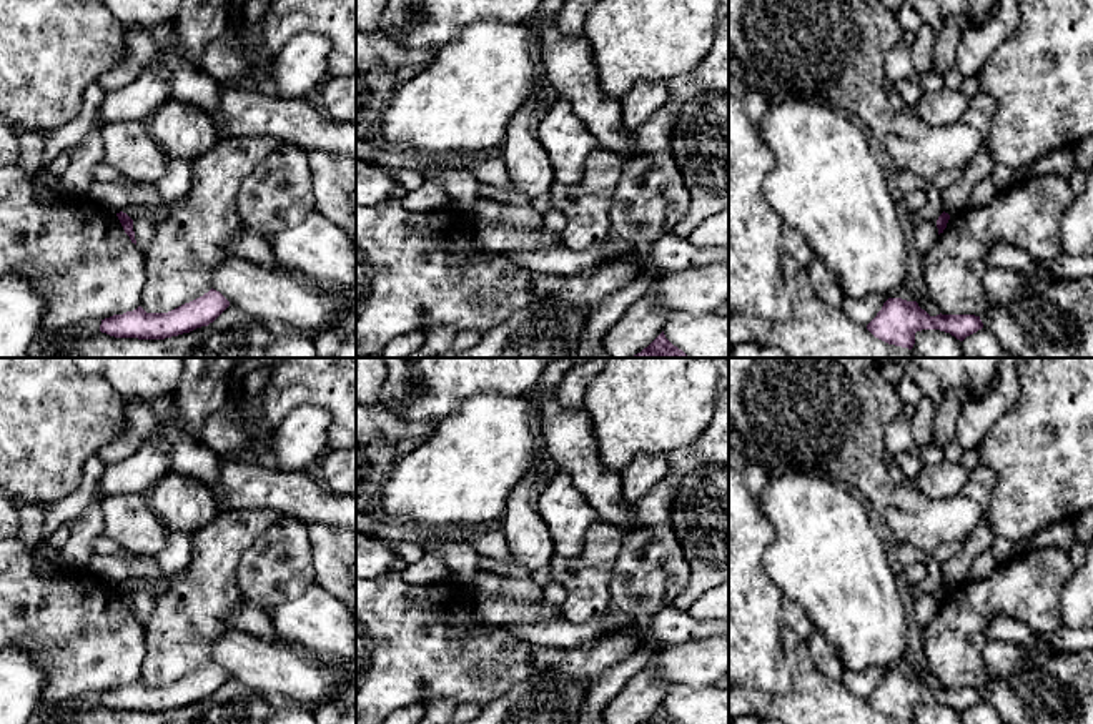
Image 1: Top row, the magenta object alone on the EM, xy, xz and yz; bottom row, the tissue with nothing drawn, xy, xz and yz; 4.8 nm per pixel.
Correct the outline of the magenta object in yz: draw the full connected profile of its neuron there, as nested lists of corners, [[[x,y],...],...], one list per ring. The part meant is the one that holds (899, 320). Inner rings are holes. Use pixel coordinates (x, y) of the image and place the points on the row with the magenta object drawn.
[[[888,298],[867,330],[878,340],[912,350],[915,333],[922,330],[940,330],[963,341],[983,328],[975,315],[937,315],[930,316],[917,301]]]

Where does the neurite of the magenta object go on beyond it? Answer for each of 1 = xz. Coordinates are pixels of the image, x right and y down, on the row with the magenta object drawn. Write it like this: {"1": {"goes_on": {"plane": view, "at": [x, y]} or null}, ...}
{"1": {"goes_on": null}}

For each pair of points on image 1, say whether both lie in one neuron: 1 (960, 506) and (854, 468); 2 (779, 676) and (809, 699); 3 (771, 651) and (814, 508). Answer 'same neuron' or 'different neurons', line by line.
1: same neuron
2: different neurons
3: different neurons

